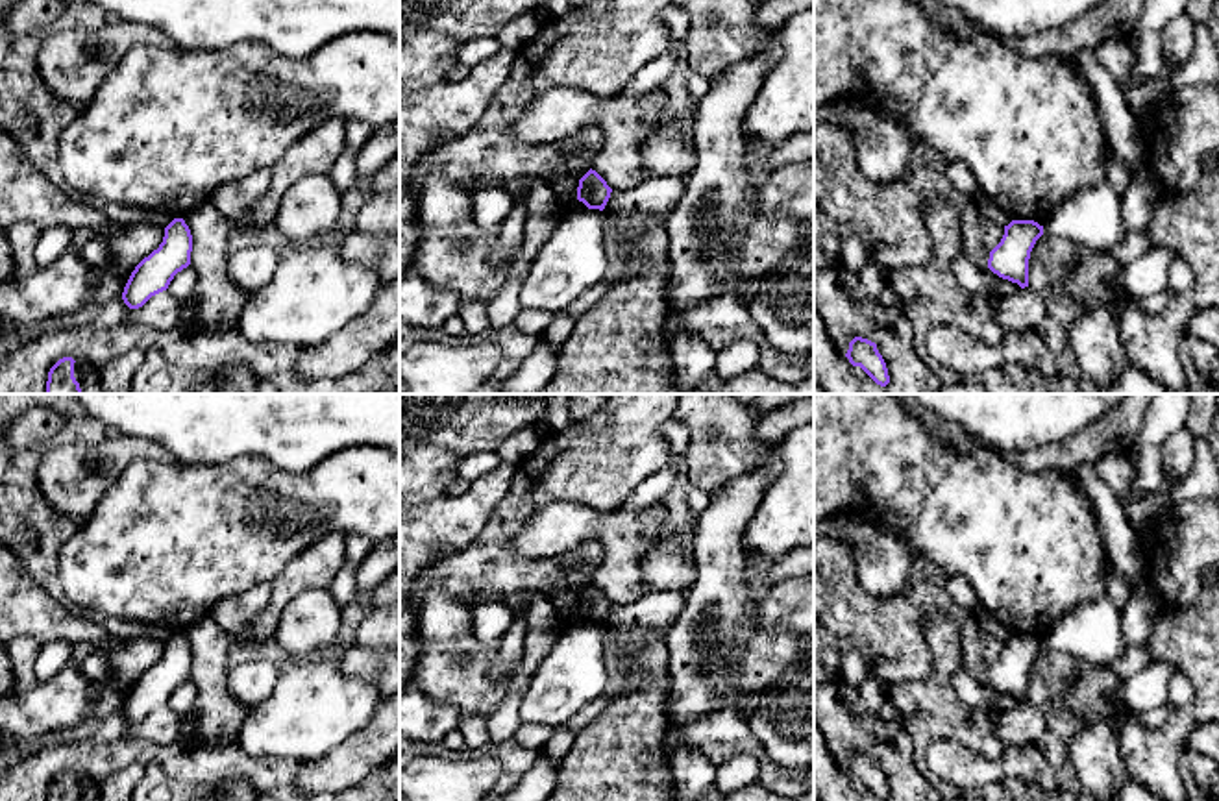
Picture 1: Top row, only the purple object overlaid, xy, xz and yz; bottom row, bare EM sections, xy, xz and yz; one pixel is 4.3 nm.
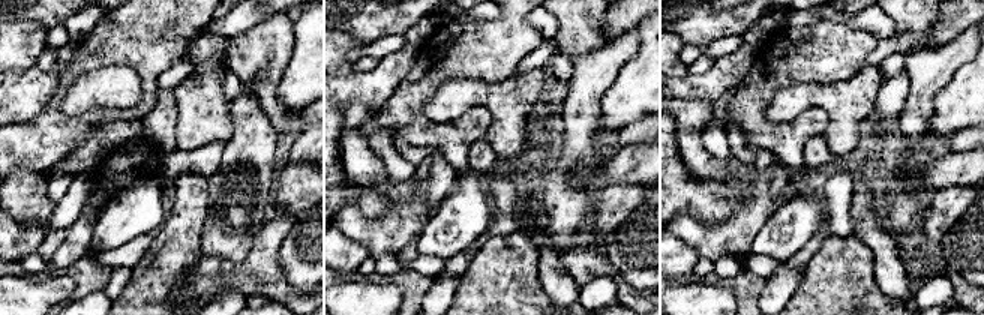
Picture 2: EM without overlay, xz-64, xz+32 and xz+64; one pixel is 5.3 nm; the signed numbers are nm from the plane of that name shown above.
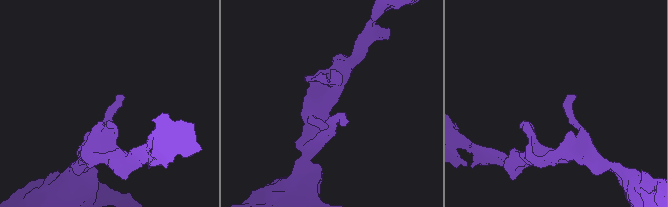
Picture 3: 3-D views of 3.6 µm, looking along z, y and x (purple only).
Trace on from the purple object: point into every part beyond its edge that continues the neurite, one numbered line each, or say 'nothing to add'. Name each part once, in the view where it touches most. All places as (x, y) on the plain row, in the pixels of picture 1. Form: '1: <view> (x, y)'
nothing to add

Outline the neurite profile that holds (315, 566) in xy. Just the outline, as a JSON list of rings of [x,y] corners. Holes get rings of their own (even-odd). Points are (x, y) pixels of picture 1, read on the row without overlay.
[[[333,533],[305,548],[270,583],[272,594],[263,612],[246,627],[246,646],[272,638],[285,607],[303,590],[327,588],[346,562],[346,535]]]

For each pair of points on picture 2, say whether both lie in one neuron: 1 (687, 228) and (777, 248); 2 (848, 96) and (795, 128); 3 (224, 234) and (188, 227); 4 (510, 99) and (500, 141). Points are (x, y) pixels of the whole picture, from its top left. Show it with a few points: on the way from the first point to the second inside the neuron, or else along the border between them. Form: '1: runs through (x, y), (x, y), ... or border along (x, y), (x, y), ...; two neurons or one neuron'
1: border along (773, 212), (749, 249); two neurons
2: border along (830, 116), (821, 108), (807, 107), (789, 120); two neurons
3: border along (209, 195), (201, 236), (203, 254); two neurons
4: runs through (510, 110), (506, 131); one neuron

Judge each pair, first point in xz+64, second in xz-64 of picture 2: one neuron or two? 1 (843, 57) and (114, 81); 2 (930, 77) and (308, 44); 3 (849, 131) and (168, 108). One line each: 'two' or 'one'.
1: two
2: two
3: one

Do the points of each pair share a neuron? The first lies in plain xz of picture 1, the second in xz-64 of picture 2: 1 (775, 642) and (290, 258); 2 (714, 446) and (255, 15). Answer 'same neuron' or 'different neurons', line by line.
1: same neuron
2: different neurons

